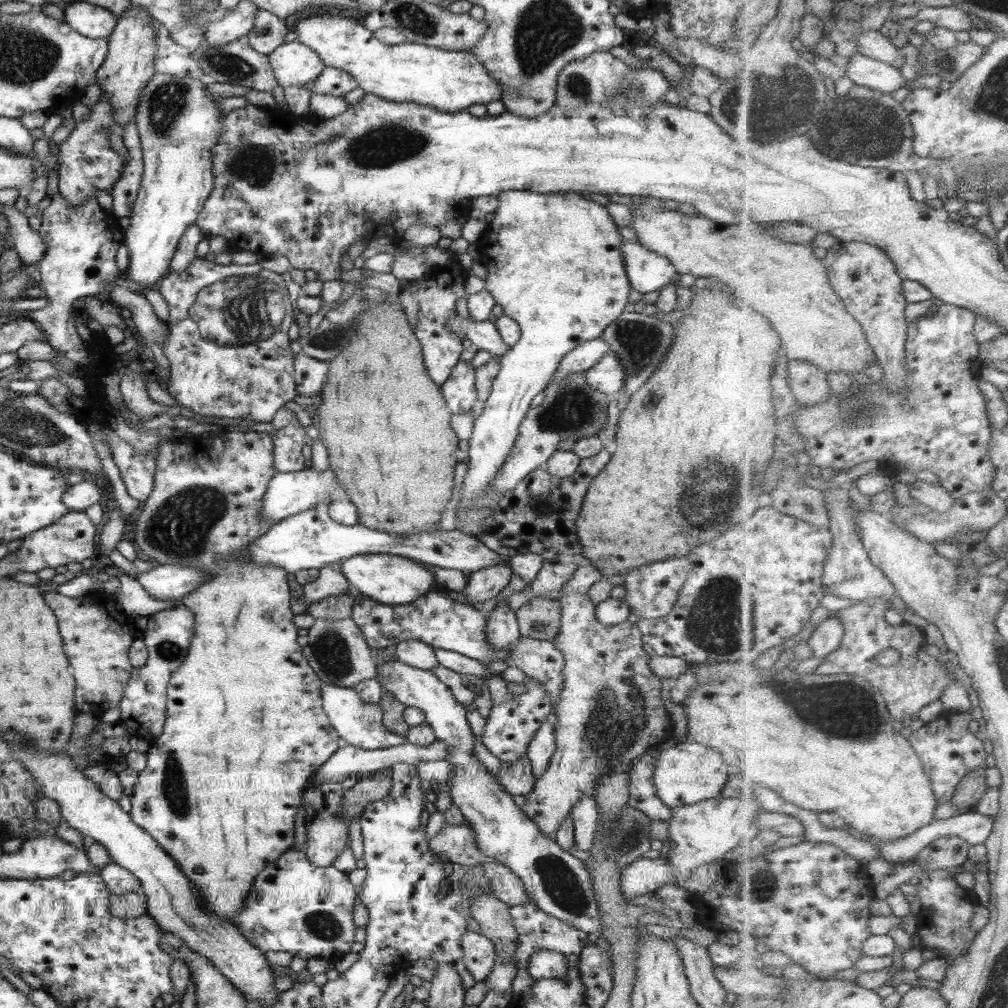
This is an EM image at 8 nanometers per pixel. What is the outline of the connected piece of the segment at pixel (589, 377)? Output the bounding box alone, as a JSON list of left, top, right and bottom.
[584,353,624,396]

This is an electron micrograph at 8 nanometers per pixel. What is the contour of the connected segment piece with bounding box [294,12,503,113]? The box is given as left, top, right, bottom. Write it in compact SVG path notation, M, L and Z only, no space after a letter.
M317 12L300 19L295 26L296 41L314 50L327 67L350 74L366 93L377 94L391 102L414 102L435 110L467 111L478 104L501 100L503 86L468 51L447 51L406 41L390 46L380 42L356 18Z

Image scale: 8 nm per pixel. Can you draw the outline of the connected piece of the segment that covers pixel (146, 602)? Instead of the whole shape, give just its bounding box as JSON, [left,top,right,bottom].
[115,572,174,618]

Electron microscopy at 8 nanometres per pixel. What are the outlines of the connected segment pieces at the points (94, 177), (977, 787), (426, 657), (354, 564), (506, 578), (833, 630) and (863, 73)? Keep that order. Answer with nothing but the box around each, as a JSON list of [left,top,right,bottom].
[[58,93,126,206],[954,767,989,812],[393,639,439,671],[341,554,436,605],[464,562,512,603],[808,617,846,658],[846,52,908,94]]

